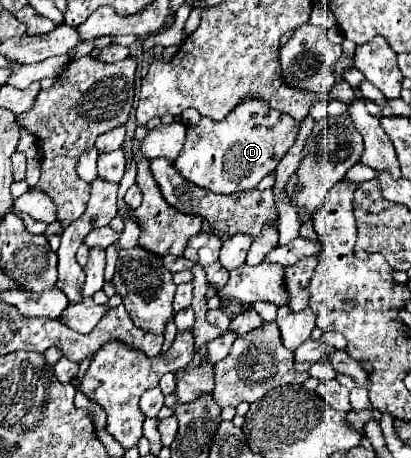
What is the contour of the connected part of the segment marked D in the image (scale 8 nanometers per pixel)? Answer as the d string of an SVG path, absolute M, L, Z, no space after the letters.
M249 99L239 103L223 121L203 117L197 125L187 127L185 145L173 165L187 181L207 191L249 191L277 167L279 159L293 145L297 131L299 123L295 119L271 109L259 99Z

